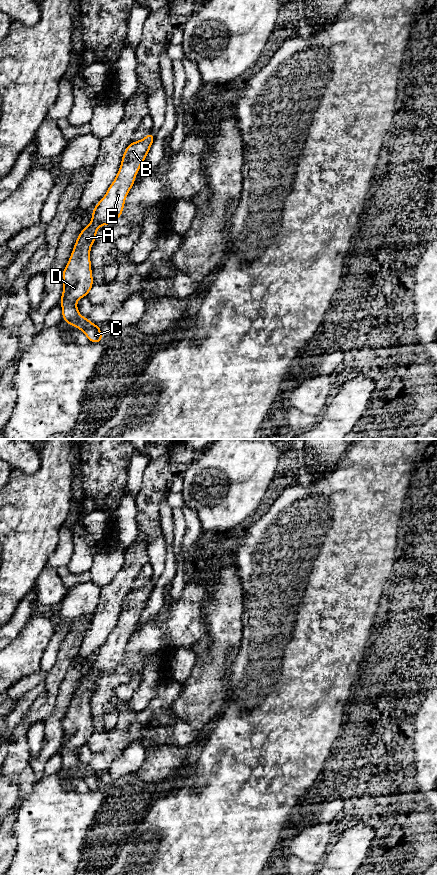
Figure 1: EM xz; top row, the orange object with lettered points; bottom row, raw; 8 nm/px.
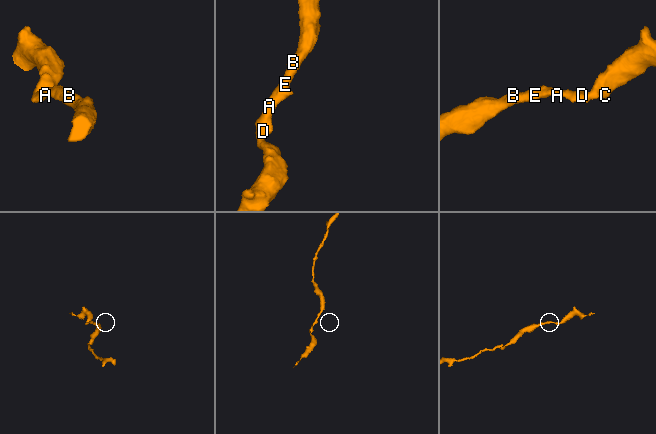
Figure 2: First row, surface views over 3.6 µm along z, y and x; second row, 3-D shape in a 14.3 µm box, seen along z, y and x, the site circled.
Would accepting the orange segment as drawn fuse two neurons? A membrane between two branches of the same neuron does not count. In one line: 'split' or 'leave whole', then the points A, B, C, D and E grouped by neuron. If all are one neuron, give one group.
leave whole; groups A B C D E

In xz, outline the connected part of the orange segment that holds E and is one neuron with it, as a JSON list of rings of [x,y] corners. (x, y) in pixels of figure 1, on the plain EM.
[[[149,580],[145,586],[127,593],[116,626],[92,658],[92,668],[78,683],[68,711],[62,719],[64,735],[60,752],[63,768],[83,779],[90,791],[104,789],[101,774],[92,772],[89,766],[83,765],[78,760],[76,750],[87,744],[93,735],[91,694],[97,687],[98,676],[113,672],[122,663],[126,645],[154,587],[154,582]]]

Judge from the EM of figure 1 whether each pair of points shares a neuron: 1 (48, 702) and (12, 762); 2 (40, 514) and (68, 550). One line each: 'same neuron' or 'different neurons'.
1: same neuron
2: different neurons

